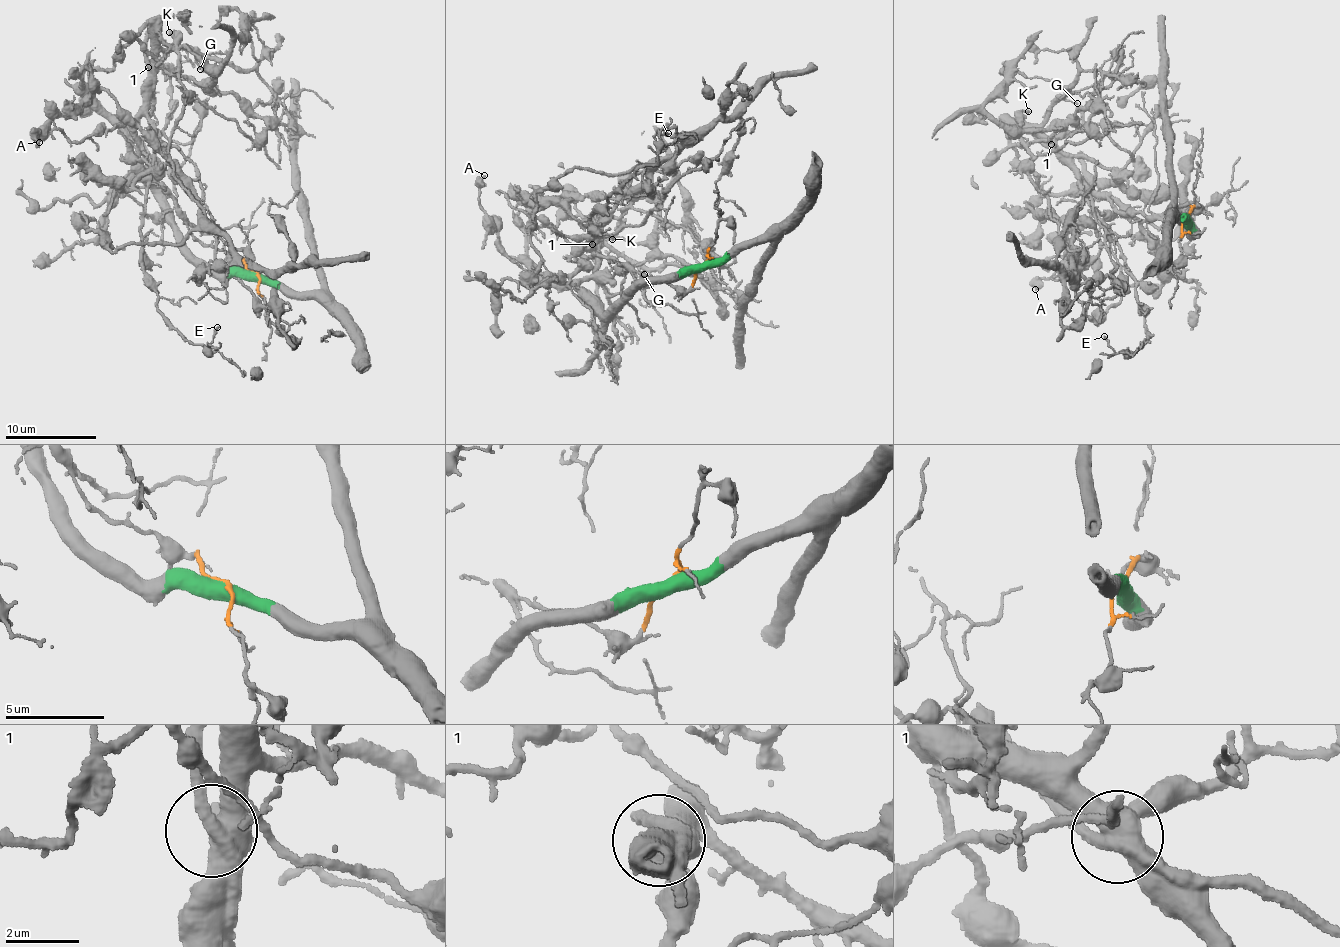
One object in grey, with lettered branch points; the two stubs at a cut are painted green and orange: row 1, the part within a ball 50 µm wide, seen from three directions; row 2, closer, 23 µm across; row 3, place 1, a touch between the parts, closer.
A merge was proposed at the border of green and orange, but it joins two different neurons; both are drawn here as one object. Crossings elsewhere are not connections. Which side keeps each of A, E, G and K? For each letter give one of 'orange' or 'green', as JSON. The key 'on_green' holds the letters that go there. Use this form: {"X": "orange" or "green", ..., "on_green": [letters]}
{"A": "green", "E": "orange", "G": "orange", "K": "orange", "on_green": ["A"]}

